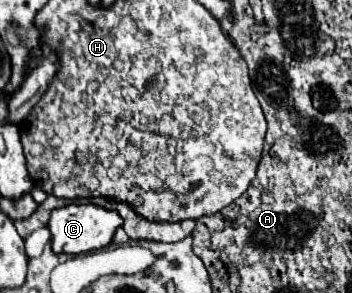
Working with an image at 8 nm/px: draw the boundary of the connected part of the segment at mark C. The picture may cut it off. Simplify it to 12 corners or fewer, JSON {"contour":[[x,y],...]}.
{"contour":[[94,204],[52,212],[56,254],[106,248],[122,218]]}

